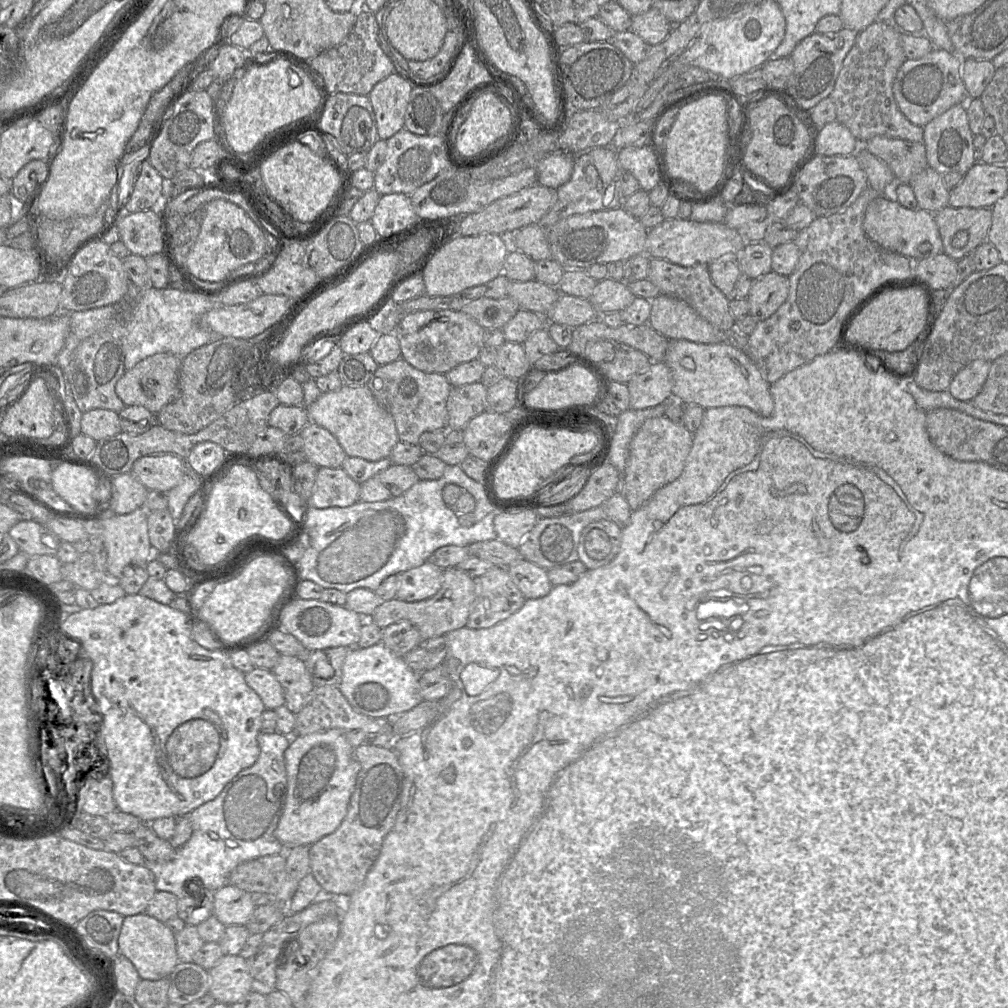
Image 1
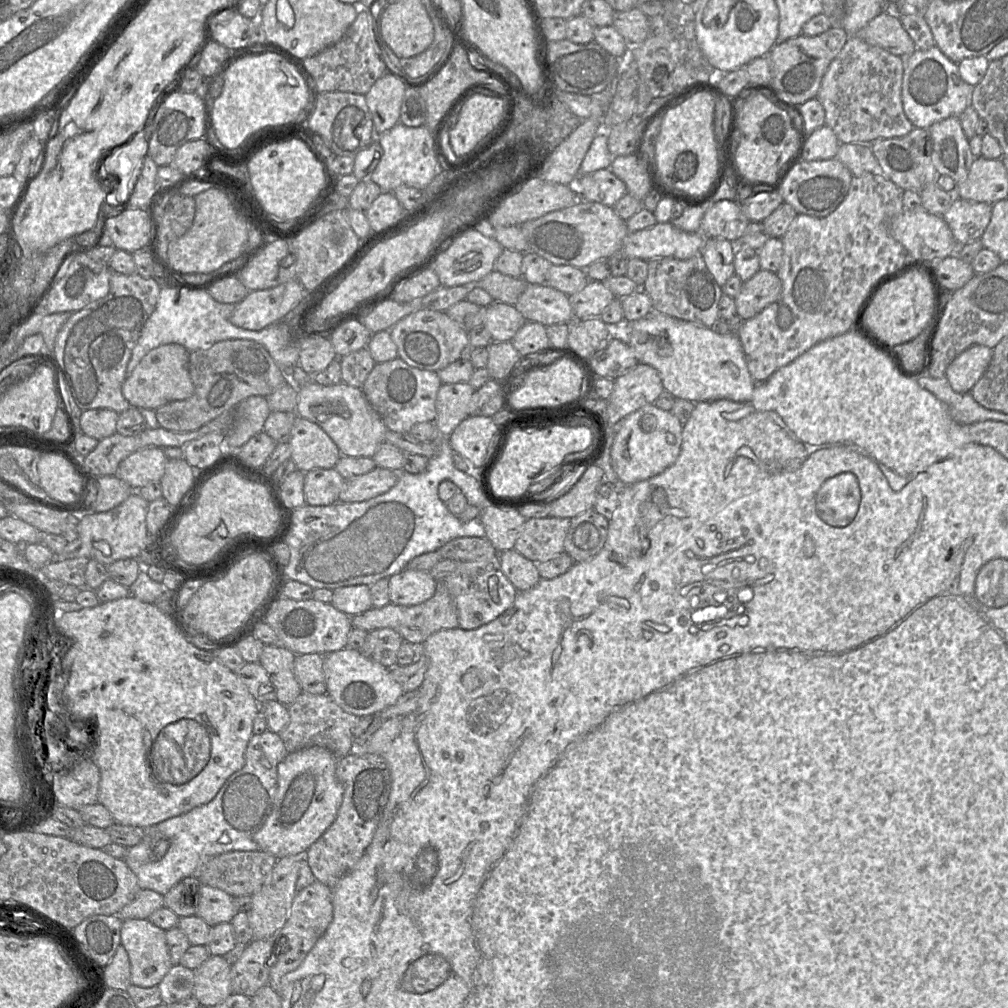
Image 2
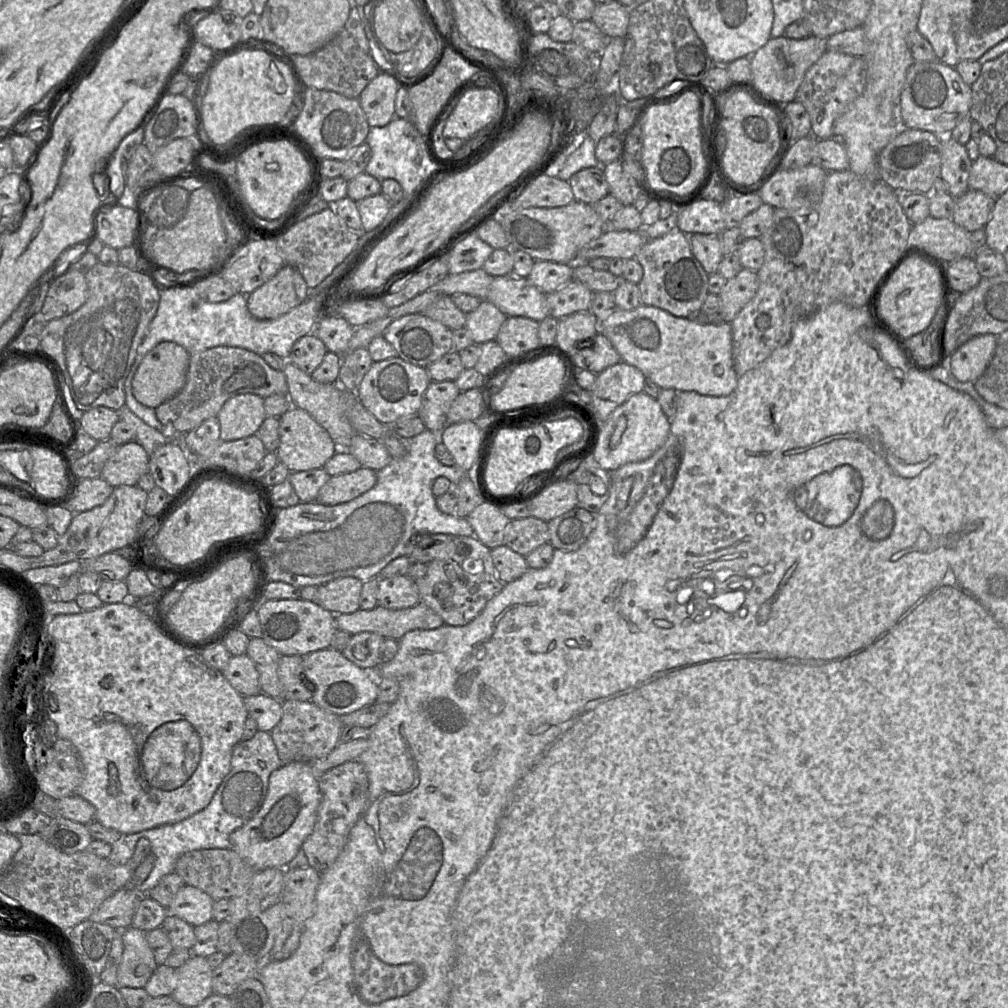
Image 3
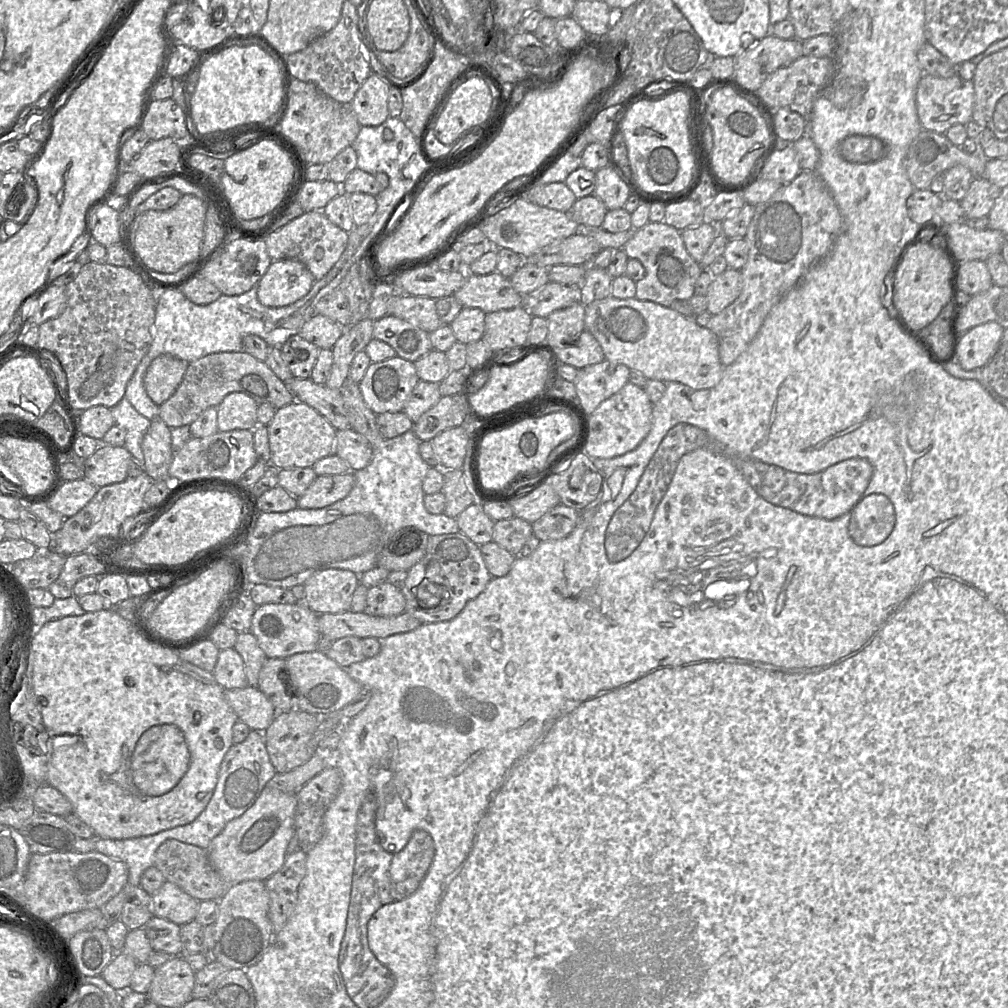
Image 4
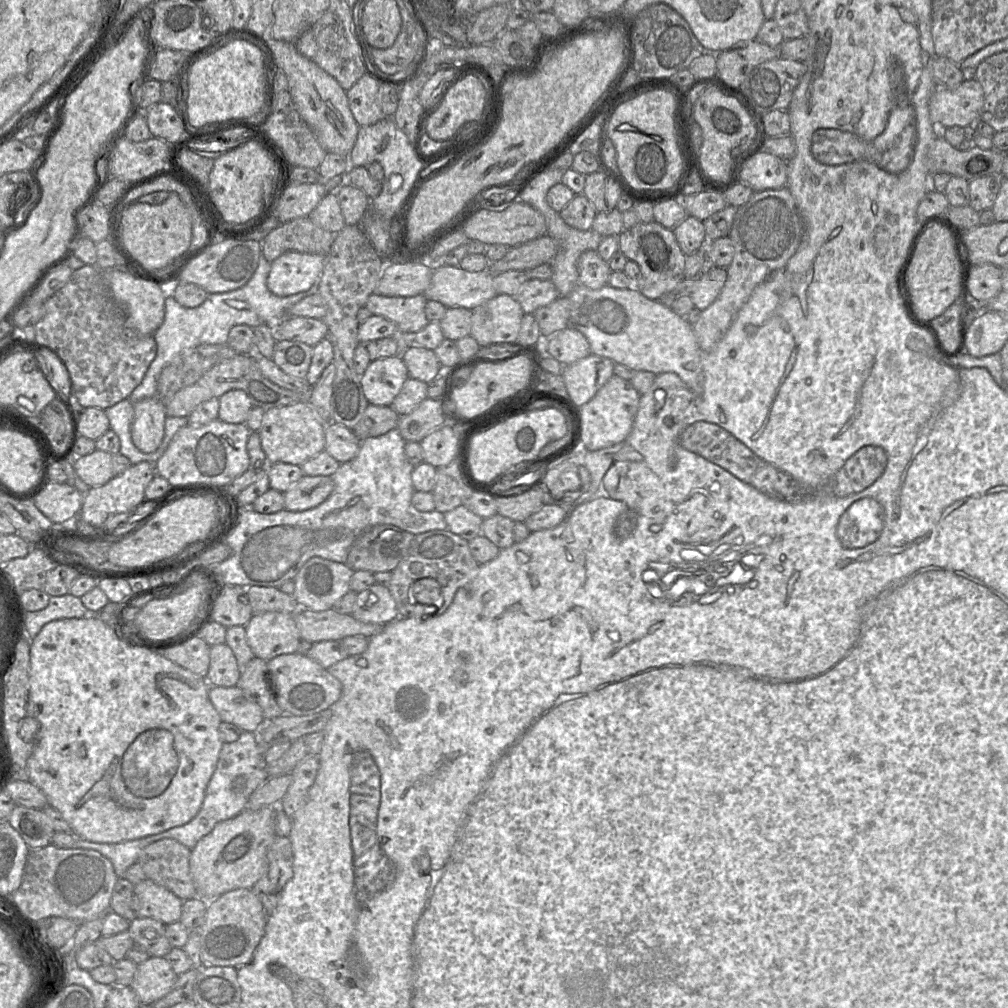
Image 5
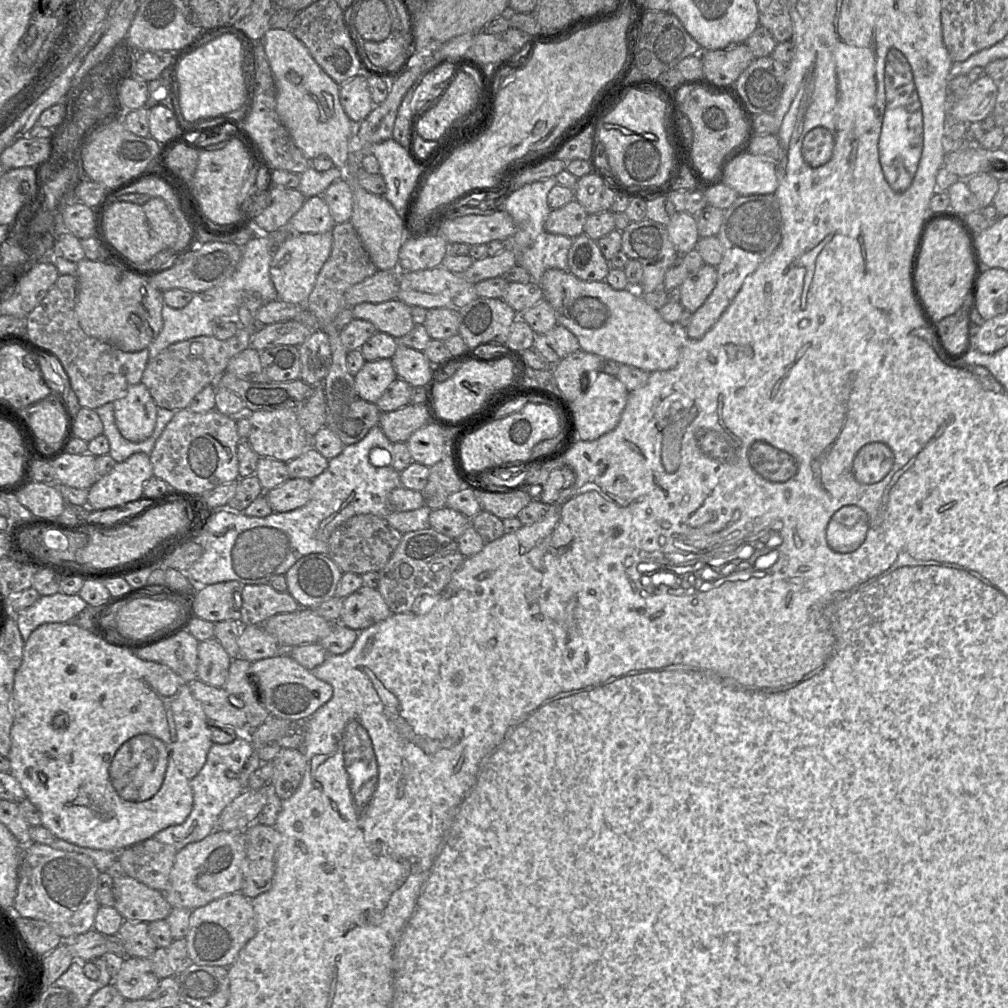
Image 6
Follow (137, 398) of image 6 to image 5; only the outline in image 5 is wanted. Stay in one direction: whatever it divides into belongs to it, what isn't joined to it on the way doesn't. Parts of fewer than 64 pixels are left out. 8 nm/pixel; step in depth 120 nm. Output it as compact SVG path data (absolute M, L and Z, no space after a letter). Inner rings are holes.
M156 396L133 403L133 406L132 442L140 451L152 453L160 446L164 437L164 402Z

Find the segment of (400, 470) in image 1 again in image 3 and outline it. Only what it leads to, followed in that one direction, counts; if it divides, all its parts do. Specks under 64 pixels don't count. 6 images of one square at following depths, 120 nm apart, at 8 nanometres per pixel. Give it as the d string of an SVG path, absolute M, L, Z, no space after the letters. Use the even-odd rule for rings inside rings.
M364 467L354 472L331 476L319 490L315 502L324 505L349 502L370 490L376 482L376 471Z

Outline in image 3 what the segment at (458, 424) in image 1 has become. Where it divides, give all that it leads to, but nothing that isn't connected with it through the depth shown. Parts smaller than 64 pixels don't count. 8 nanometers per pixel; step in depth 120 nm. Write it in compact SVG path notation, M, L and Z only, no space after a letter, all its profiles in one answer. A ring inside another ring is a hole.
M431 381L417 412L427 430L441 432L447 425L447 412L460 394L454 381Z

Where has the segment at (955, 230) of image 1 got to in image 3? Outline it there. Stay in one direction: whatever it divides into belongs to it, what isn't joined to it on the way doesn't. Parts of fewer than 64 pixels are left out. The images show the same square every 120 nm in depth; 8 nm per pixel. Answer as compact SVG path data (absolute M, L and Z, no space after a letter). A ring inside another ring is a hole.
M968 189L955 198L952 221L969 232L983 228L991 216L996 199L982 191Z

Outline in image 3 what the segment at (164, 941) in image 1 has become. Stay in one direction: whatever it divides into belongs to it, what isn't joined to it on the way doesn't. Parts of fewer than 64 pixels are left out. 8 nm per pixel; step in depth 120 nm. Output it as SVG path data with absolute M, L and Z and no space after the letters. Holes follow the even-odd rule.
M132 926L122 930L123 954L117 969L117 986L144 988L157 968L146 933Z

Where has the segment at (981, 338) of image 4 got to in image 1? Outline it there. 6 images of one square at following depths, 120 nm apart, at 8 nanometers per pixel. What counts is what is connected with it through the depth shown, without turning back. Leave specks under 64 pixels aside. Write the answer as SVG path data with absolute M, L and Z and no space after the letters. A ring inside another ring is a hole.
M978 359L962 368L952 379L948 388L949 393L960 401L972 401L981 391L991 363L986 360Z

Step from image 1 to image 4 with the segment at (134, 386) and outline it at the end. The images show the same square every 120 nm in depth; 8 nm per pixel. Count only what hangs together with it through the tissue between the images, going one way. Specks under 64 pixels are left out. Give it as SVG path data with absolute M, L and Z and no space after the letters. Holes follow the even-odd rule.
M169 354L156 357L144 375L144 387L150 399L158 406L178 388L188 367L188 362Z

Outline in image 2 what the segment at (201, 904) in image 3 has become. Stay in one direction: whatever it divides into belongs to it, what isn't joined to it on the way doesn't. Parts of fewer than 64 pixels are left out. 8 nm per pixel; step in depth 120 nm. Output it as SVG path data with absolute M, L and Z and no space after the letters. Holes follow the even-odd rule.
M201 885L196 916L202 918L210 927L229 923L238 913L233 899L234 897L223 890Z

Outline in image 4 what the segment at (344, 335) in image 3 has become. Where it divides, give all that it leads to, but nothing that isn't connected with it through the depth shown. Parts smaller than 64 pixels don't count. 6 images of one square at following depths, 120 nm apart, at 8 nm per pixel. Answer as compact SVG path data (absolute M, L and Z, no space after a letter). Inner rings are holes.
M315 314L304 324L298 335L320 349L332 349L343 332L344 328L340 324L326 316Z

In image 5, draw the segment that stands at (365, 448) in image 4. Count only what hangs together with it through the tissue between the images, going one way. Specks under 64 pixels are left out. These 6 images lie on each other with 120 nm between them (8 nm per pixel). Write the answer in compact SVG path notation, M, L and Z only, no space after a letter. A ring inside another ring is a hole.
M326 424L325 451L341 464L358 455L361 441L352 430L344 425Z

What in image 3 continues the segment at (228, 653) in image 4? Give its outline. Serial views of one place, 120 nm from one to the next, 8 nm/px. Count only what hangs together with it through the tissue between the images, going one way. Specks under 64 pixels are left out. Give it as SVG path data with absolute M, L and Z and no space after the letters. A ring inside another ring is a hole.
M247 654L231 656L222 673L231 686L243 697L262 693L259 673L253 660Z

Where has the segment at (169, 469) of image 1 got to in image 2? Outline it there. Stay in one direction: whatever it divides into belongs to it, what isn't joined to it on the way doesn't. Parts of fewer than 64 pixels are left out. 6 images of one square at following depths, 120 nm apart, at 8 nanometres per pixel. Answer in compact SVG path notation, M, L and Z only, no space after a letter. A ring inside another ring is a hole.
M146 447L125 458L115 476L126 482L133 491L138 491L149 482L162 479L167 460L162 448Z

